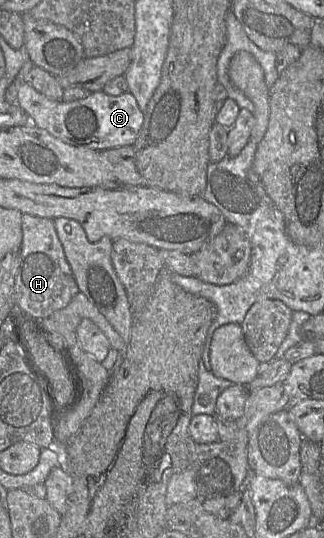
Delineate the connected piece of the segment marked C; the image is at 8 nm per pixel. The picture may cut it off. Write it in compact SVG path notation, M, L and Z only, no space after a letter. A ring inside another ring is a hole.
M23 83L18 89L17 104L30 117L32 125L46 130L67 144L97 151L133 146L144 121L144 112L130 92L112 96L97 91L83 99L65 102L51 100L30 84Z

